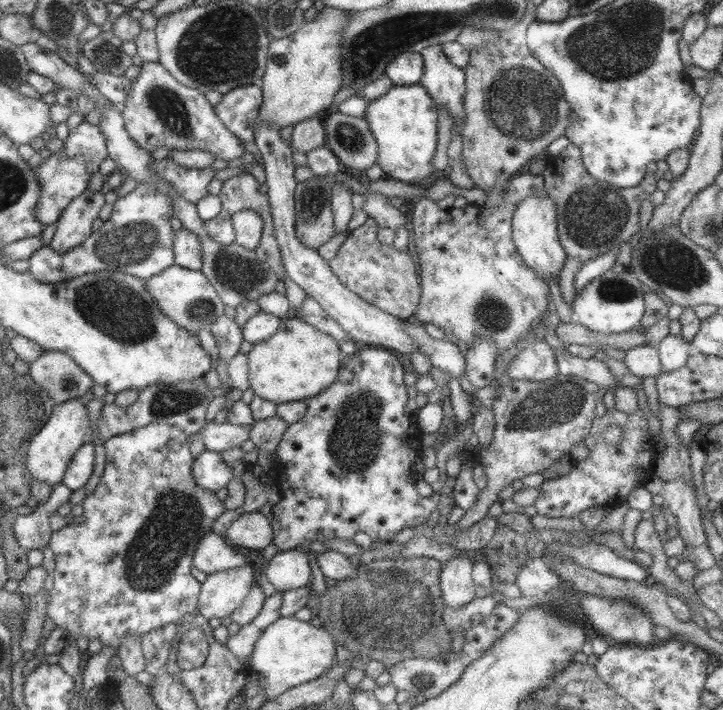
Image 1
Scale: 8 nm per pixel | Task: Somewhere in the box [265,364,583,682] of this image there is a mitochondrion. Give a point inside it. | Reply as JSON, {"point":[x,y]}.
{"point":[391,611]}

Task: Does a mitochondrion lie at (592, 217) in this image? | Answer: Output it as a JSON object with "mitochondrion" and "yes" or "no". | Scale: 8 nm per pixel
{"mitochondrion":"yes"}

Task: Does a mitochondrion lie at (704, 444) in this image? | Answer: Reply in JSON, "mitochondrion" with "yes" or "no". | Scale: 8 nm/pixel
{"mitochondrion":"no"}

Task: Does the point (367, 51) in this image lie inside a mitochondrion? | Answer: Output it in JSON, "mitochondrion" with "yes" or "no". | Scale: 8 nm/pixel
{"mitochondrion":"yes"}

